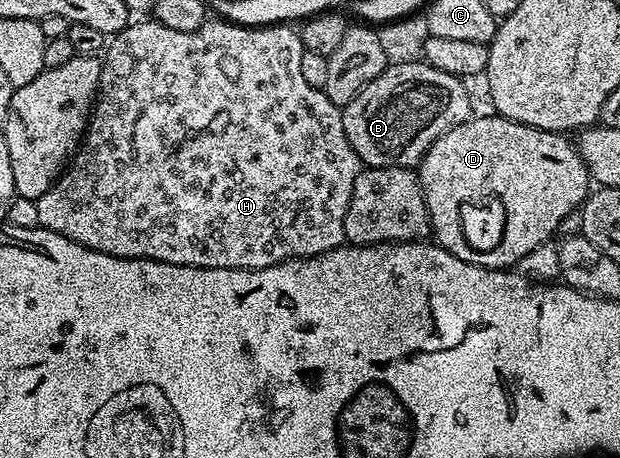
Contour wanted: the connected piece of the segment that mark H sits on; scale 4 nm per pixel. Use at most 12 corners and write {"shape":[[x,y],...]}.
{"shape":[[290,26],[109,41],[37,223],[129,260],[343,247]]}

